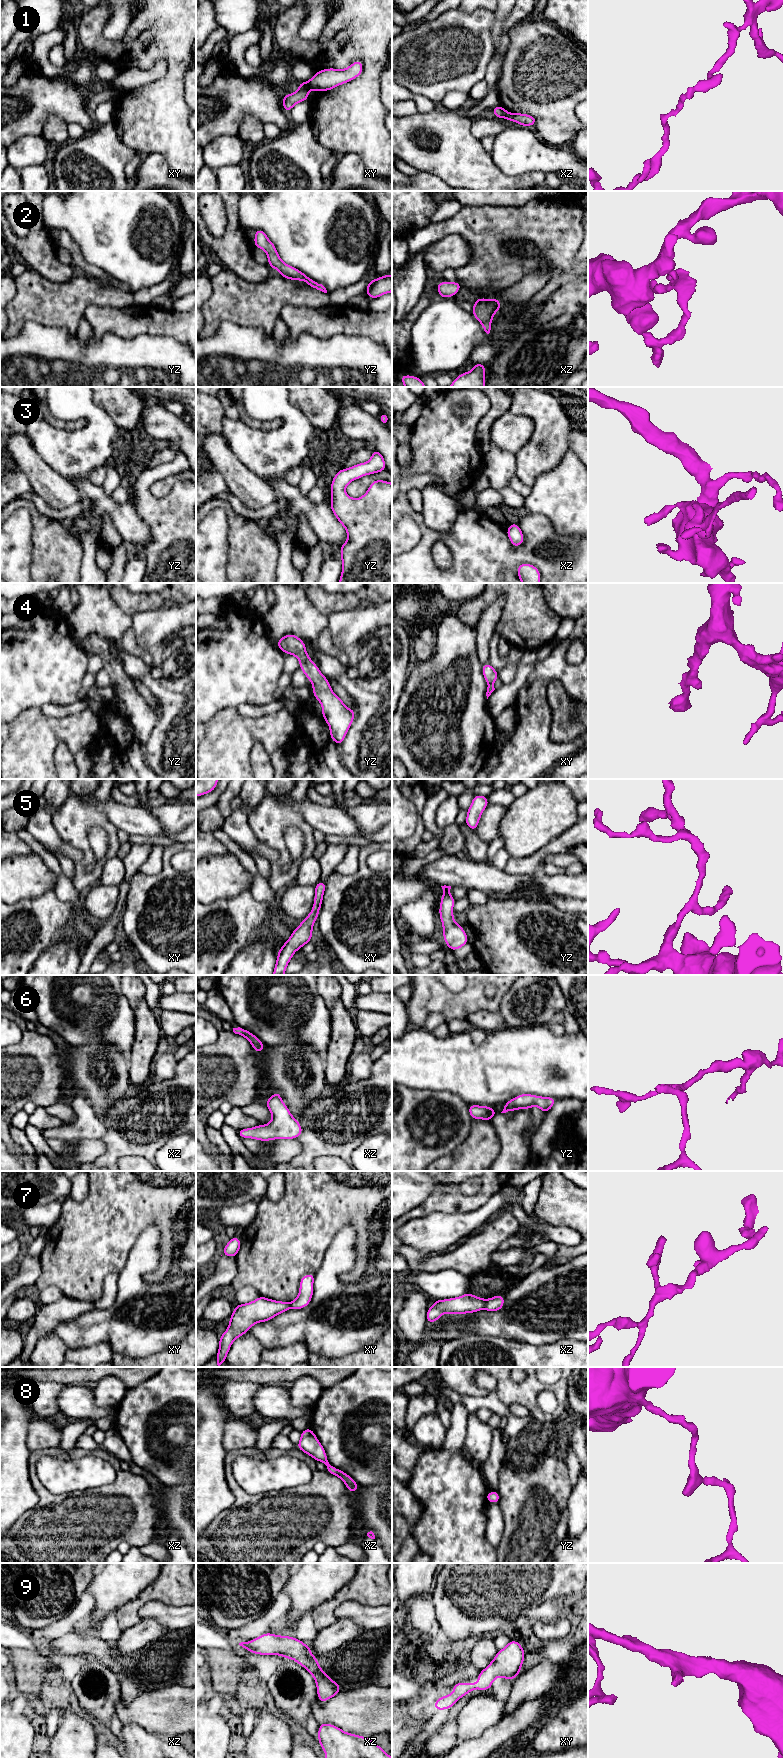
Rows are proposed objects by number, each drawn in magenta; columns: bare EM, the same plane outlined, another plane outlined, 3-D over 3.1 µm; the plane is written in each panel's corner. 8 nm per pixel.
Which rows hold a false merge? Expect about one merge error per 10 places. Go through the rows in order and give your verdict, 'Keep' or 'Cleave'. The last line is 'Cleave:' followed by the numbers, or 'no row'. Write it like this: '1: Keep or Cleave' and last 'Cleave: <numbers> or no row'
1: Cleave
2: Keep
3: Keep
4: Keep
5: Keep
6: Keep
7: Cleave
8: Keep
9: Keep
Cleave: 1, 7

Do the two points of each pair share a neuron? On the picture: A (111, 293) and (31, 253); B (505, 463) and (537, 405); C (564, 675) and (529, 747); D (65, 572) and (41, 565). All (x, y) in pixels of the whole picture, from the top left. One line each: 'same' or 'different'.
A: different
B: different
C: same
D: same

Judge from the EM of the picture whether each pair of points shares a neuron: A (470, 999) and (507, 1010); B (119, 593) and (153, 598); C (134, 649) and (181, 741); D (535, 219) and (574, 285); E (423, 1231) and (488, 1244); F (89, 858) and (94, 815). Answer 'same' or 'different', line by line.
A: different
B: same
C: different
D: different
E: different
F: same

